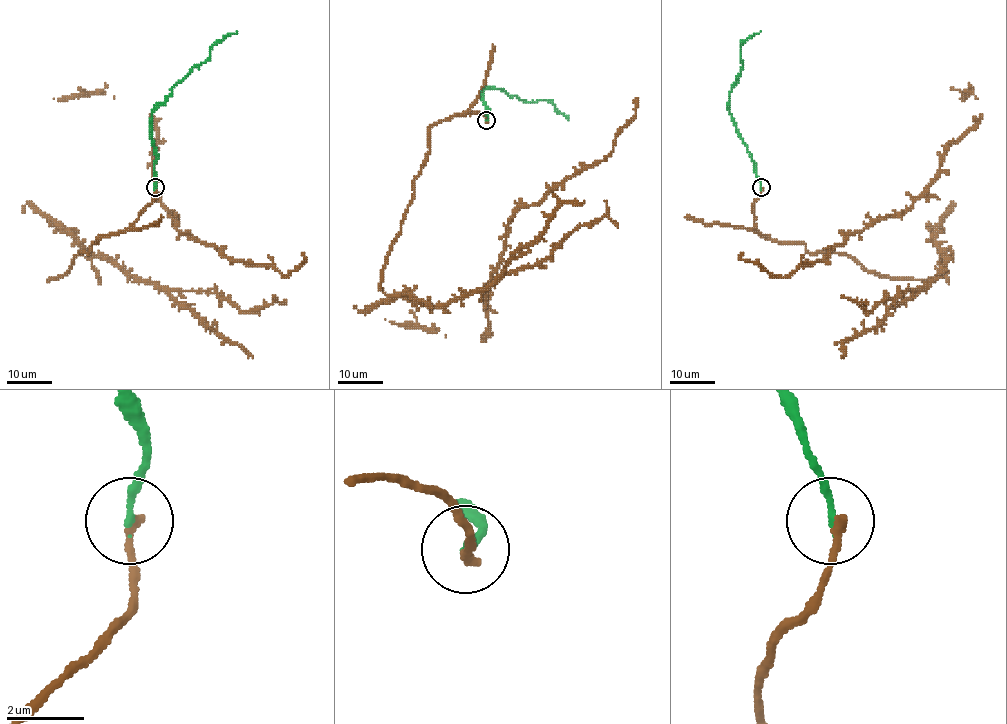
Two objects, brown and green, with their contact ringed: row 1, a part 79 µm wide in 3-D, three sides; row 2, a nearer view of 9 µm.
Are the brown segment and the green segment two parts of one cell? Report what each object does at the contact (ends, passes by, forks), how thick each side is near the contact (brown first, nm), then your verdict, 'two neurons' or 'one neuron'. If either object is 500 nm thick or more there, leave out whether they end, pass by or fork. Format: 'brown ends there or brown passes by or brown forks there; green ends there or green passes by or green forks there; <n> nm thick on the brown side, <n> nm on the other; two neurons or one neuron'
brown ends there; green ends there; 200 nm thick on the brown side, 190 nm on the other; one neuron

